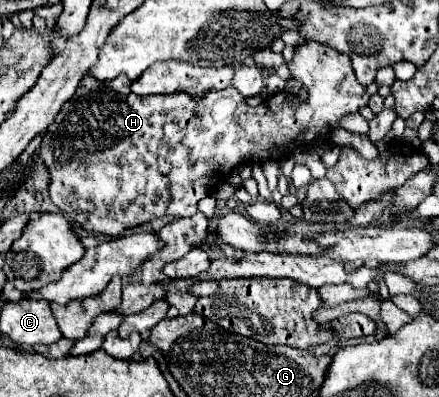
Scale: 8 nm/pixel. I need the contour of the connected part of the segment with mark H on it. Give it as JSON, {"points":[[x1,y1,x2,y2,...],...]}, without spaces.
{"points":[[306,41,294,47,294,57,286,65,292,78,308,89,306,101,294,93,280,91,266,97,258,107,250,107,234,87,208,91,200,99,192,99,192,95,186,93,140,97,130,91,130,79,126,79,126,75,118,75,112,81,98,81,86,75,48,127,38,151,38,157,50,173,48,191,52,203,88,233,112,237,148,223,154,217,190,217,196,213,198,201,210,193,210,187,222,183,240,163,286,159,300,143,332,139,332,133,340,129,338,123,346,115,358,113,368,105,370,93,354,77,348,55,342,55,324,43]]}

